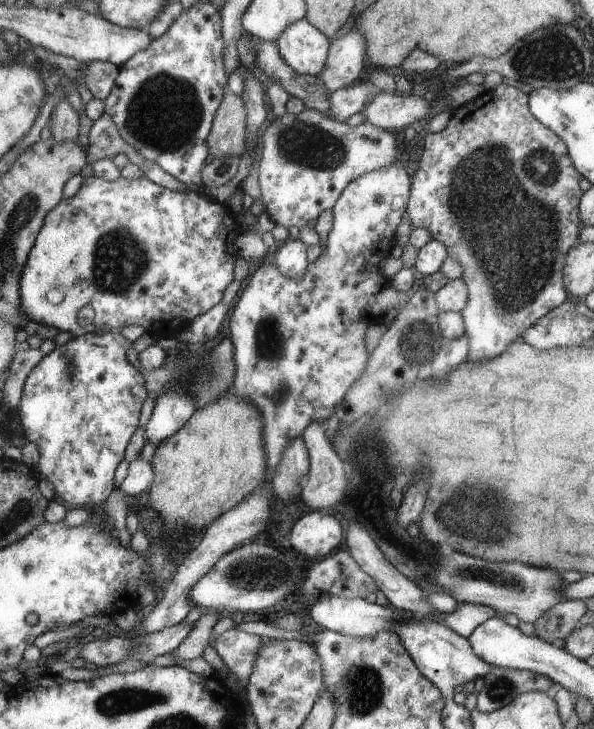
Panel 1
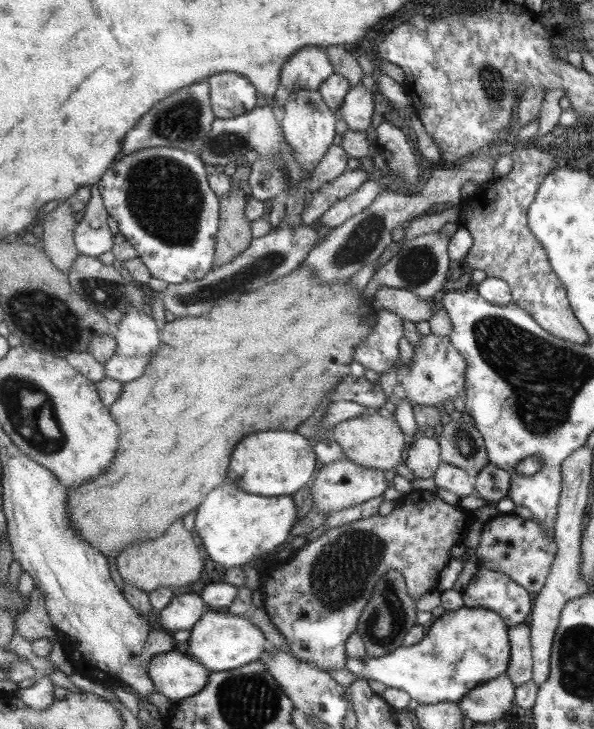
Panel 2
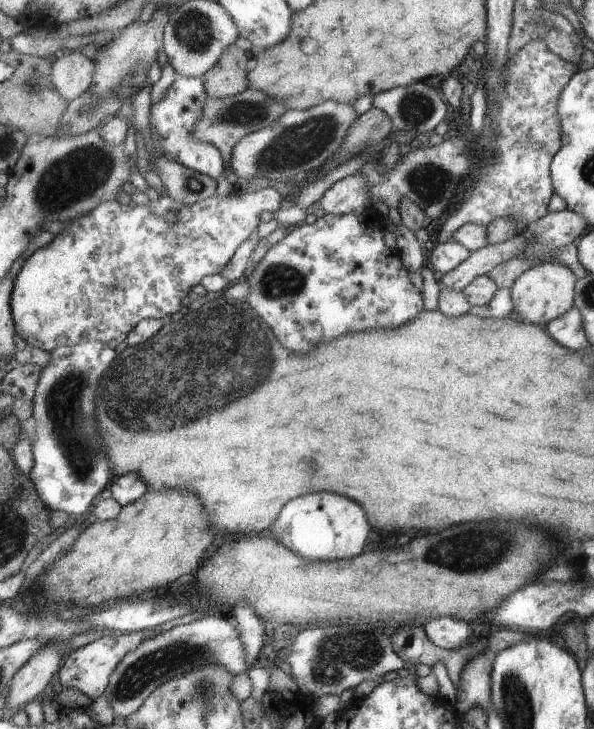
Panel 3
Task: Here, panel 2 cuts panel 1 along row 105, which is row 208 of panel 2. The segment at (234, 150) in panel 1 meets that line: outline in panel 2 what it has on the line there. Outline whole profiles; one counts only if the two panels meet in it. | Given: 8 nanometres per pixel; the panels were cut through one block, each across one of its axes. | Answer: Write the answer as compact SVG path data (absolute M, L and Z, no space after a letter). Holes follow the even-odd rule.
M241 164L229 176L231 186L227 196L219 198L218 238L215 239L213 268L219 268L239 256L252 239L250 222L245 218L243 193L248 192L250 166Z

